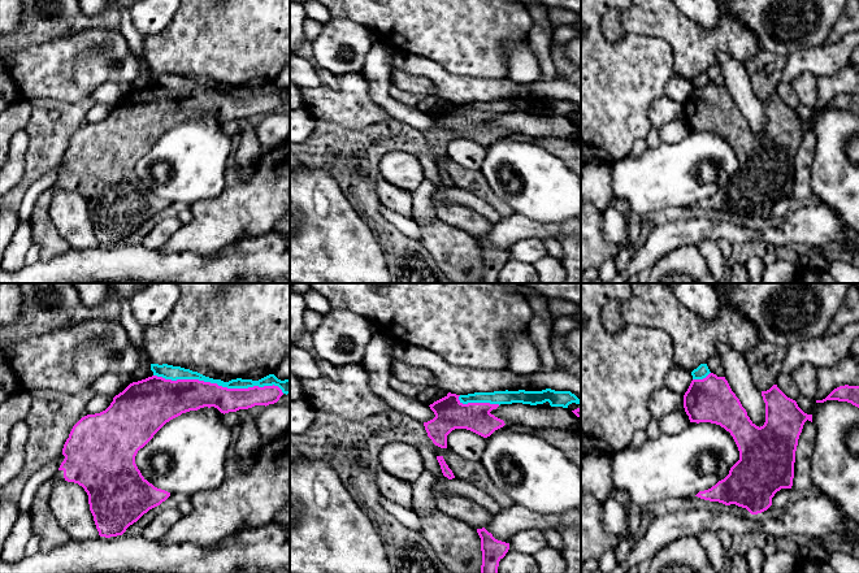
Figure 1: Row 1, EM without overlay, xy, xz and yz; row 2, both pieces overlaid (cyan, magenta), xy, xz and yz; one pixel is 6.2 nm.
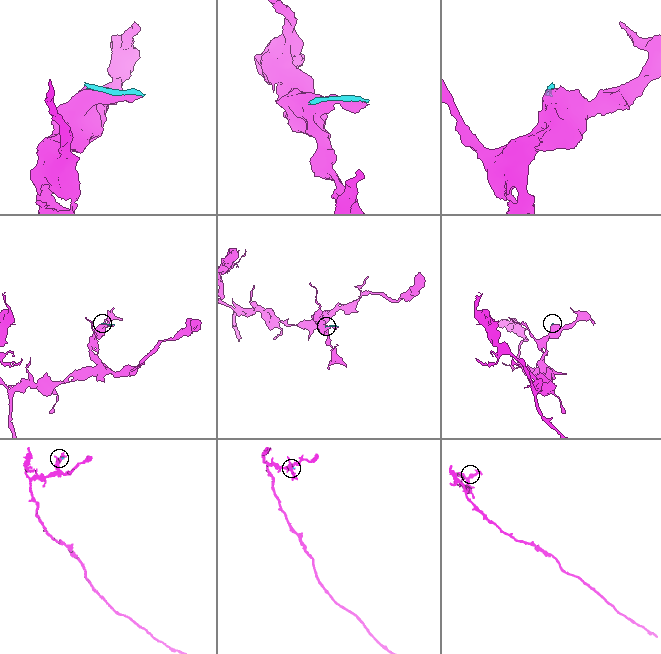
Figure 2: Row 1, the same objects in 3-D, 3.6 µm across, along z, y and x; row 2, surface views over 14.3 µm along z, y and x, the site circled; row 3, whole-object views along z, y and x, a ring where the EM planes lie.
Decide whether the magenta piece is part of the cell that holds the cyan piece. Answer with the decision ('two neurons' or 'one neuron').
two neurons

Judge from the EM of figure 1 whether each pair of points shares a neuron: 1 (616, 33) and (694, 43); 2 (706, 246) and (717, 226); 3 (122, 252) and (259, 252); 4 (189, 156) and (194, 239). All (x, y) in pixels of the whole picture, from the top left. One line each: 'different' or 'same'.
1: different
2: different
3: same
4: different

